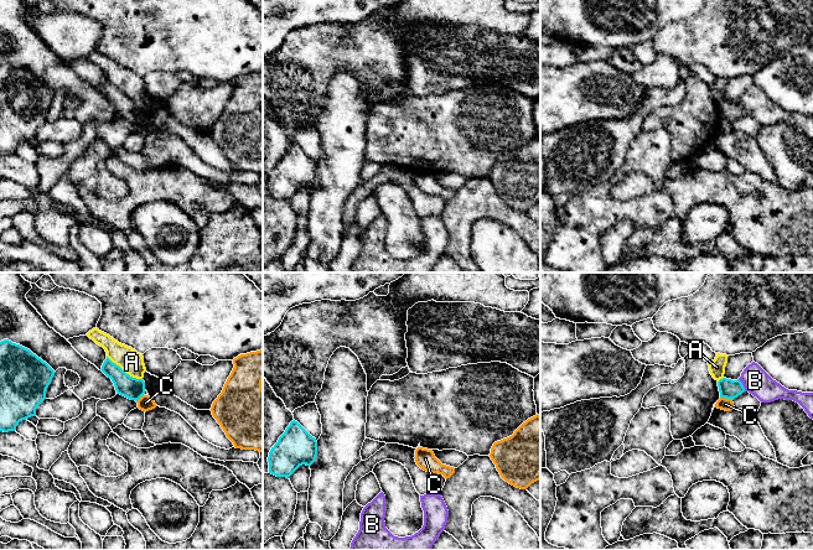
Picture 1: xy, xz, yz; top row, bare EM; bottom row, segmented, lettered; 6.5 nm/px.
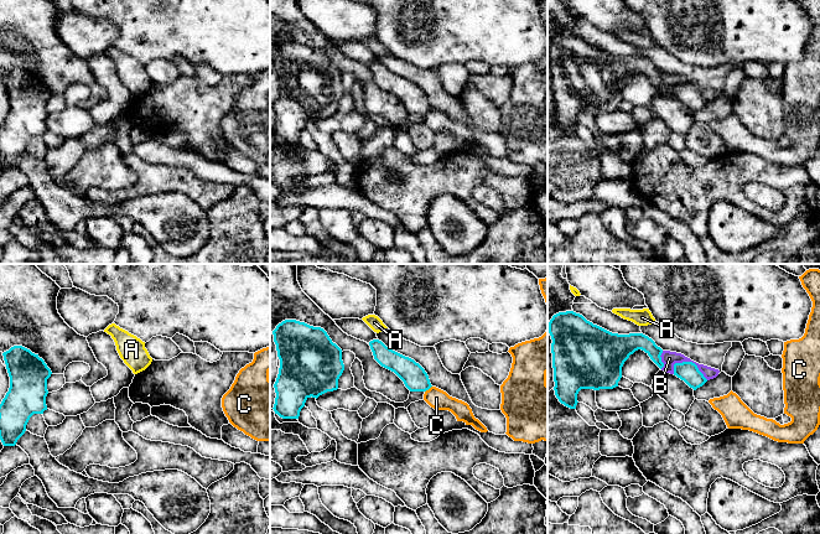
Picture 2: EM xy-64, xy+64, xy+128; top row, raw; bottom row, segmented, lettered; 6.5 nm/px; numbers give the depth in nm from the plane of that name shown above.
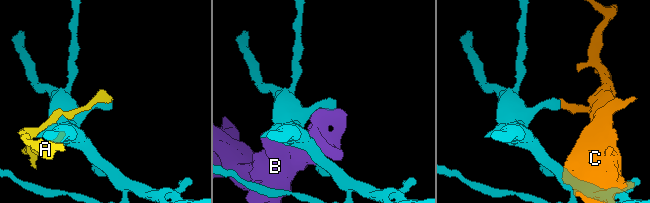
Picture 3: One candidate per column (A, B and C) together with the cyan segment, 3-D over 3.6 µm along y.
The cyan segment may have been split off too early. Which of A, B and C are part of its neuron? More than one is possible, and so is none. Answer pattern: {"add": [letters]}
{"add": []}

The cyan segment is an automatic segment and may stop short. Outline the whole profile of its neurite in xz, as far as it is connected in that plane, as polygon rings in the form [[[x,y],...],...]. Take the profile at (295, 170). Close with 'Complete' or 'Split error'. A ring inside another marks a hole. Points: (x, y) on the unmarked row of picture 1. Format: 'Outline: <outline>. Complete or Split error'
Outline: [[[292,142],[269,175],[269,196],[289,201],[300,188],[316,185],[316,178],[316,161]]]. Complete

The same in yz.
Outline: [[[723,100],[718,104],[720,120],[726,120],[734,123],[745,114],[742,105],[737,103],[731,103]]]. Complete

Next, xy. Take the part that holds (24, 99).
Outline: [[[9,62],[0,64],[0,154],[15,154],[20,144],[36,139],[36,131],[46,121],[55,95],[30,72]]]. Complete

